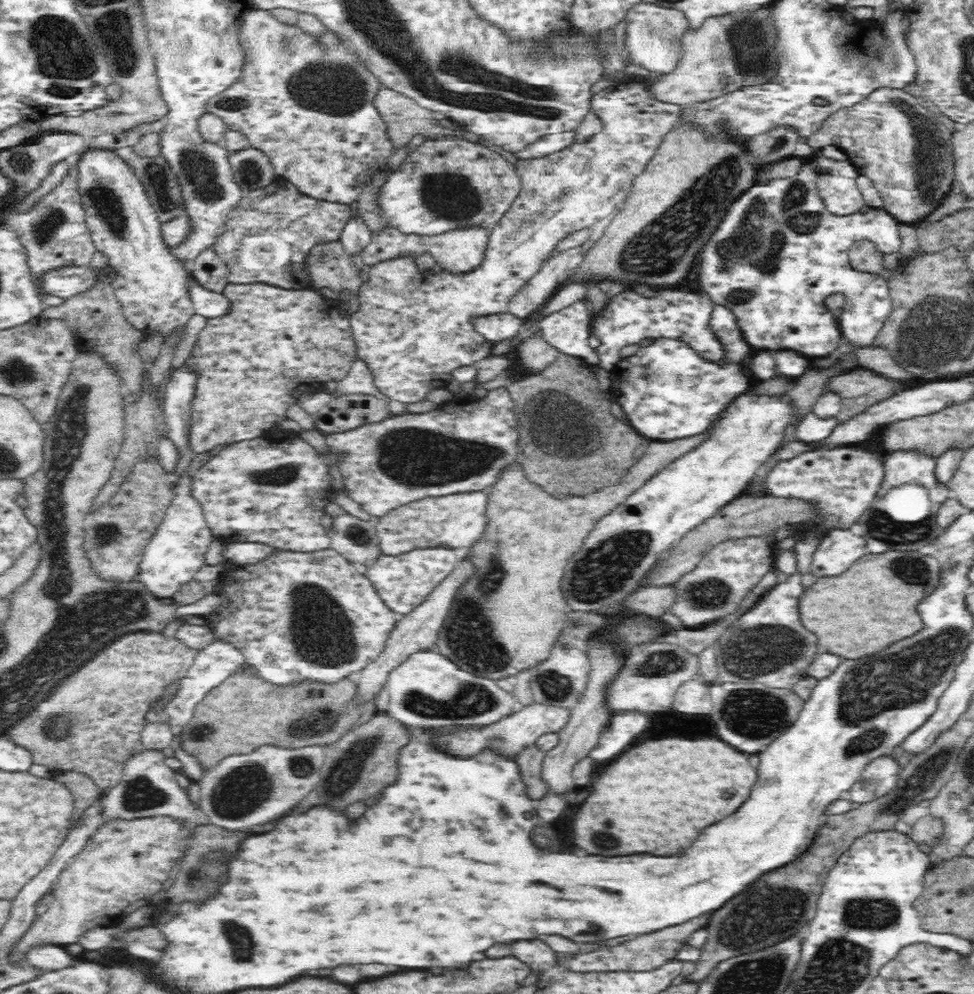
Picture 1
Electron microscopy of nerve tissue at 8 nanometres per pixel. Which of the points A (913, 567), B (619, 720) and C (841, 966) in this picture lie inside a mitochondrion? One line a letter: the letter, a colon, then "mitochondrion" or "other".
A: mitochondrion
B: other
C: mitochondrion

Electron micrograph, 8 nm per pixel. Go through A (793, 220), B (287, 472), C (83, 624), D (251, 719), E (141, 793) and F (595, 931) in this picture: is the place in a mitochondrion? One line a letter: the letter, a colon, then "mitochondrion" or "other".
A: mitochondrion
B: mitochondrion
C: mitochondrion
D: other
E: mitochondrion
F: other

